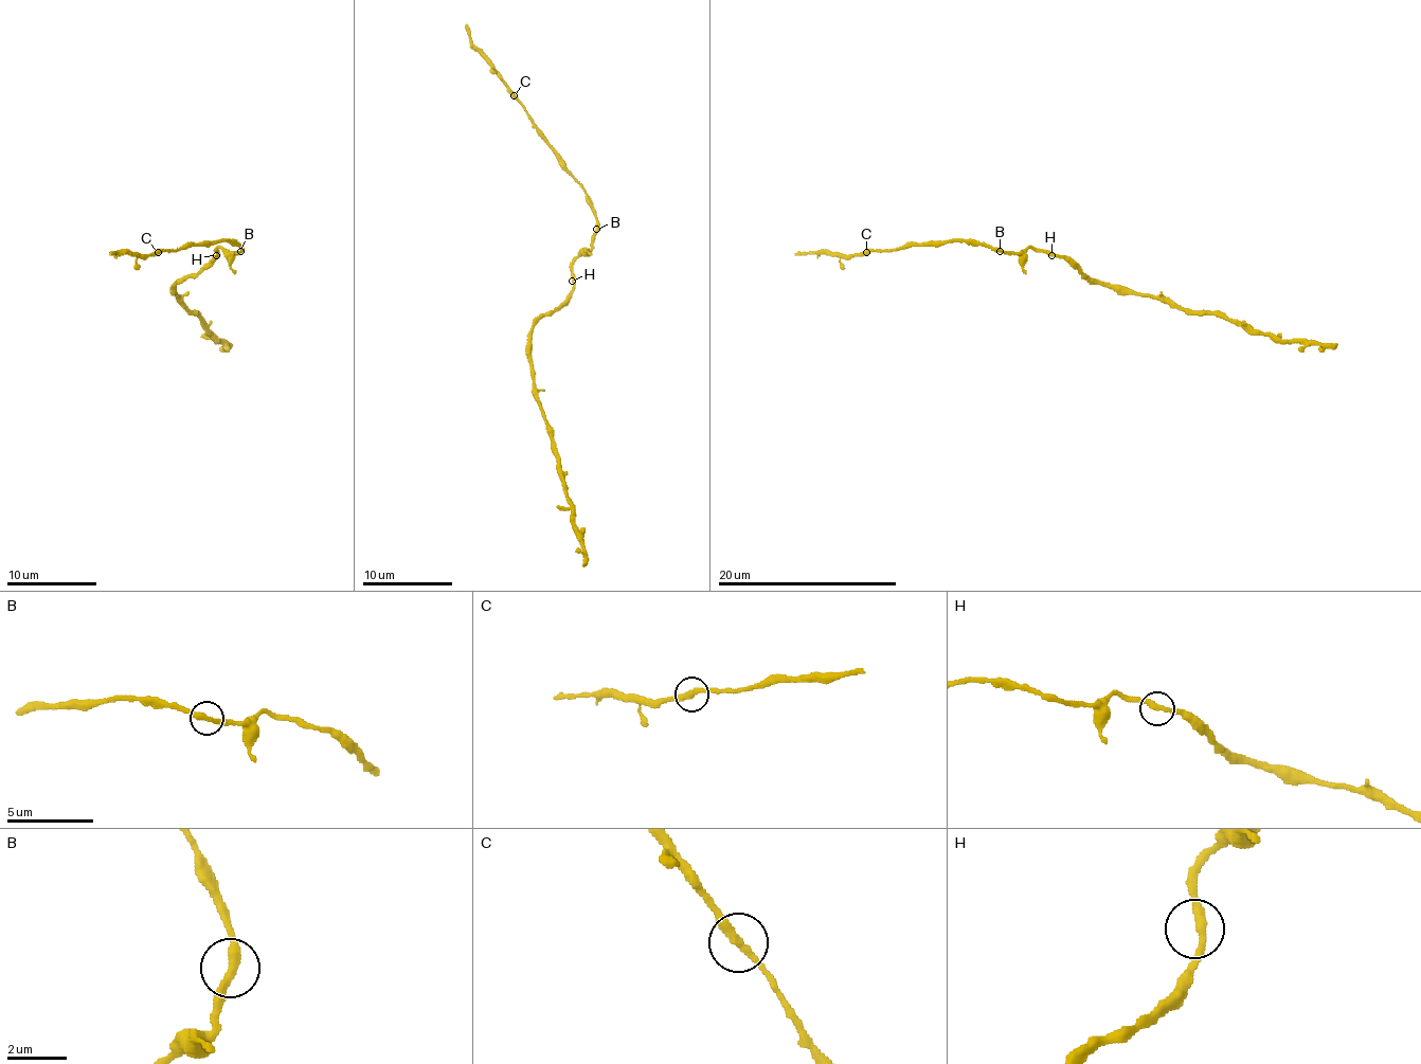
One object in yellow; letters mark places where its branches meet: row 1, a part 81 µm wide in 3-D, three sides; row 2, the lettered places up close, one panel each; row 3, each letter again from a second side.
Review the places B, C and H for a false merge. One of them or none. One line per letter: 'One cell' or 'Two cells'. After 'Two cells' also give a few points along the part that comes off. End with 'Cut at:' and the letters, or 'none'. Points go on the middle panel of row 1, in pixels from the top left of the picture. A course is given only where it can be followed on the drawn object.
B: One cell
C: One cell
H: One cell
Cut at: none

